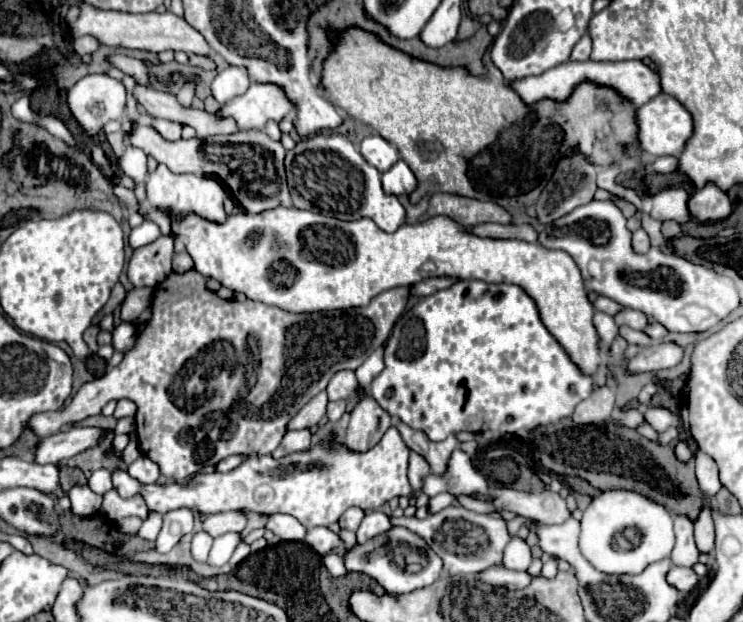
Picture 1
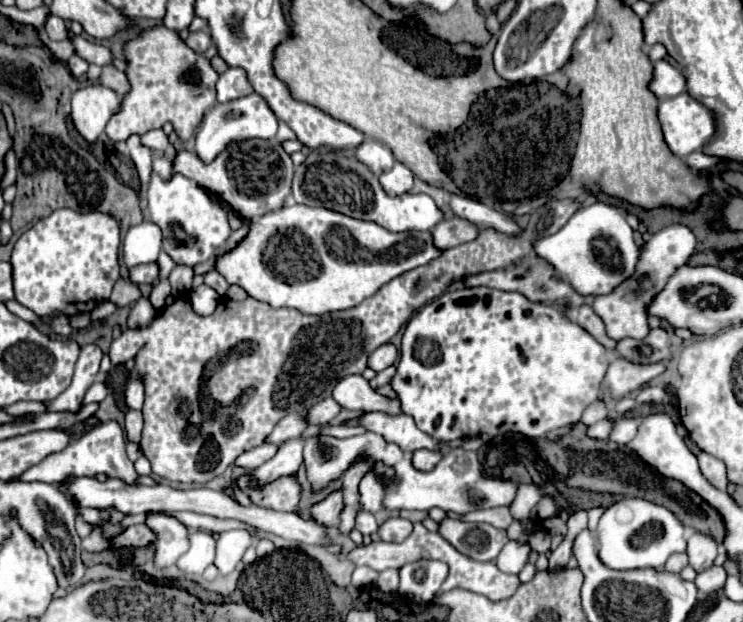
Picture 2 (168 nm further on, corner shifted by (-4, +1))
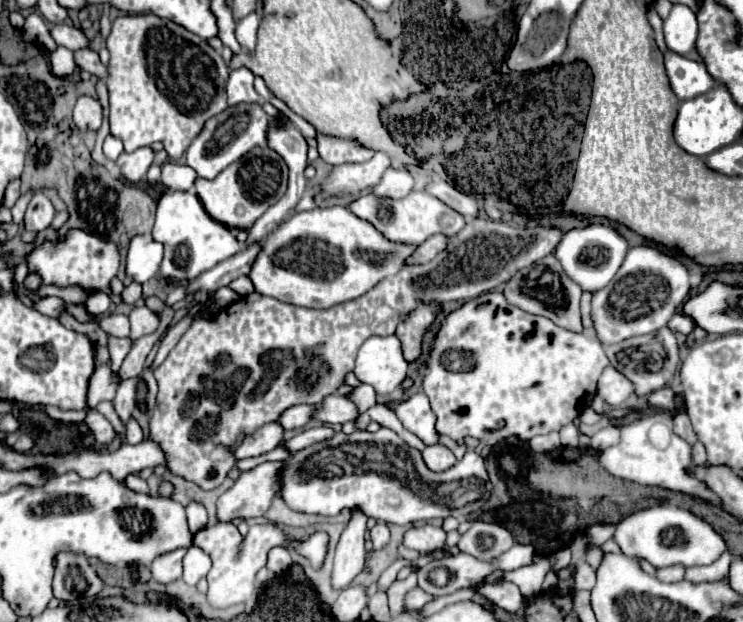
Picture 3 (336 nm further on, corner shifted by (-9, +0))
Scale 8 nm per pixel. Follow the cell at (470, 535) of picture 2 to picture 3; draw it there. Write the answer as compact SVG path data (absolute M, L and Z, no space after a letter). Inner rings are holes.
M476 521L476 523L460 537L458 549L460 549L462 553L474 555L476 559L490 561L490 559L498 557L500 553L508 551L512 545L514 545L514 539L512 539L512 535L510 535L508 529L504 529L502 525Z

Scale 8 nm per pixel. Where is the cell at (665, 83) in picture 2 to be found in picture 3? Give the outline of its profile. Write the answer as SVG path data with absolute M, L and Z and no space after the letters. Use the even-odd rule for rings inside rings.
M666 51L664 63L666 63L672 91L682 101L704 95L716 85L716 79L708 73L702 61L692 61L674 51Z

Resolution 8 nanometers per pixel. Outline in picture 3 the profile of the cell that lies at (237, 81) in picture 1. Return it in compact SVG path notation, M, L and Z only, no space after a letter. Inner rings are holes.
M246 67L230 71L230 79L226 85L228 103L230 105L234 105L234 103L258 103L260 95L256 93L252 81L254 81L254 75Z

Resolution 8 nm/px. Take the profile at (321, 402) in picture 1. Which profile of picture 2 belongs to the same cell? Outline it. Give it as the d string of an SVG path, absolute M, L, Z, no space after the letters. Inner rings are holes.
M305 410L301 414L287 414L271 432L271 436L267 438L267 442L273 444L281 444L289 438L299 438L303 434L303 430L309 426L309 422L305 422Z

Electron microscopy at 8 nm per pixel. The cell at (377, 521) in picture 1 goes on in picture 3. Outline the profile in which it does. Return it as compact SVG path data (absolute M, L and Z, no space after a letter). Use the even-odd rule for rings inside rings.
M420 525L420 527L410 529L404 535L404 545L410 549L416 549L420 553L442 549L446 545L446 531L442 527Z

